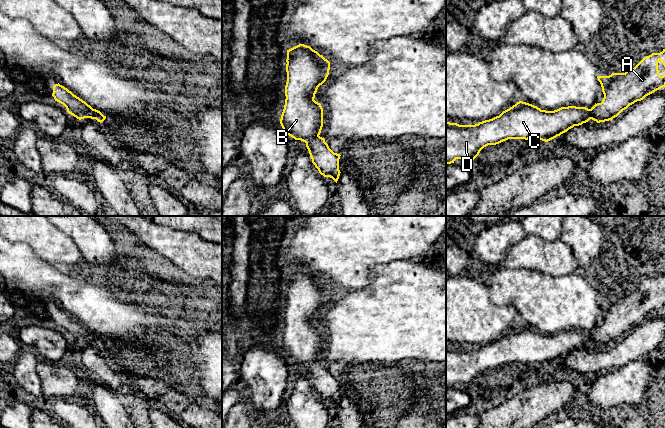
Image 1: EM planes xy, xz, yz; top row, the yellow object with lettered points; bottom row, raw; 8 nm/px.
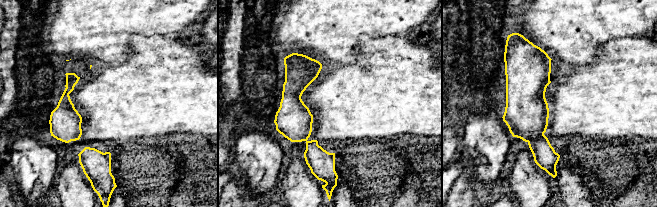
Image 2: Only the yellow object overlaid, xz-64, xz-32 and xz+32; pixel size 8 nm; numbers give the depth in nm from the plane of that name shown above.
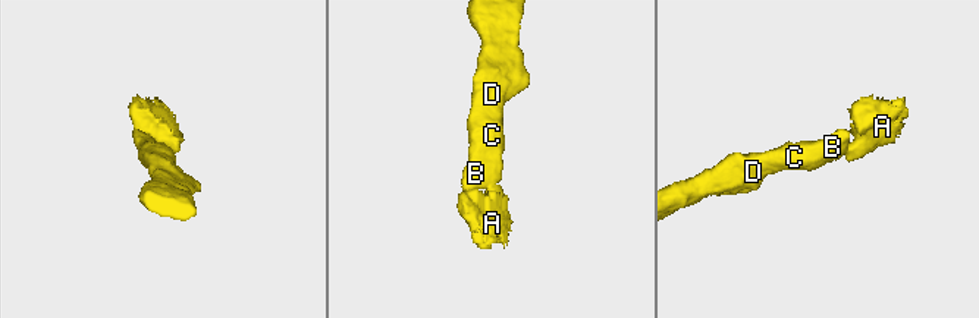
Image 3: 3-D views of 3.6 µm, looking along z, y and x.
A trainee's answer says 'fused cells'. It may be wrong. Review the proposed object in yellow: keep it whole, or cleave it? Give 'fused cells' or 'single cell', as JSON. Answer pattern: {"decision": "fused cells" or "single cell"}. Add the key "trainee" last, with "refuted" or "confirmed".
{"decision": "single cell", "trainee": "refuted"}

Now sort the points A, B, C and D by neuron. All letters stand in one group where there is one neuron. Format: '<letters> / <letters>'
A B C D

